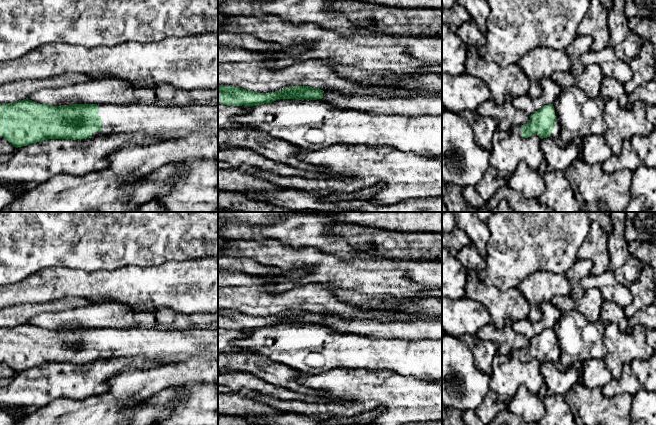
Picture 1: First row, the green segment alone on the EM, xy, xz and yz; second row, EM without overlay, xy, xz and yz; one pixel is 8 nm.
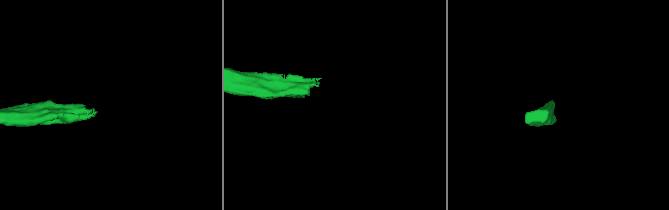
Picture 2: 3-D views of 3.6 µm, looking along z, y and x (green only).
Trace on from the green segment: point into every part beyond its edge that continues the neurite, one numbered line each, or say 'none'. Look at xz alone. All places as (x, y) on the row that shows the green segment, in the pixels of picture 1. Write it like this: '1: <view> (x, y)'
1: xz (428, 101)

